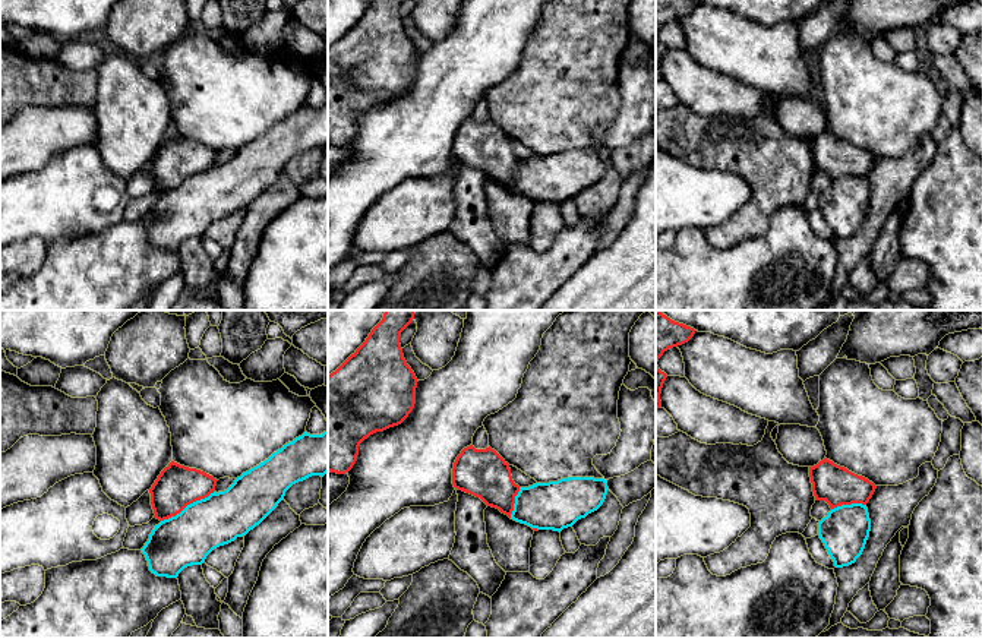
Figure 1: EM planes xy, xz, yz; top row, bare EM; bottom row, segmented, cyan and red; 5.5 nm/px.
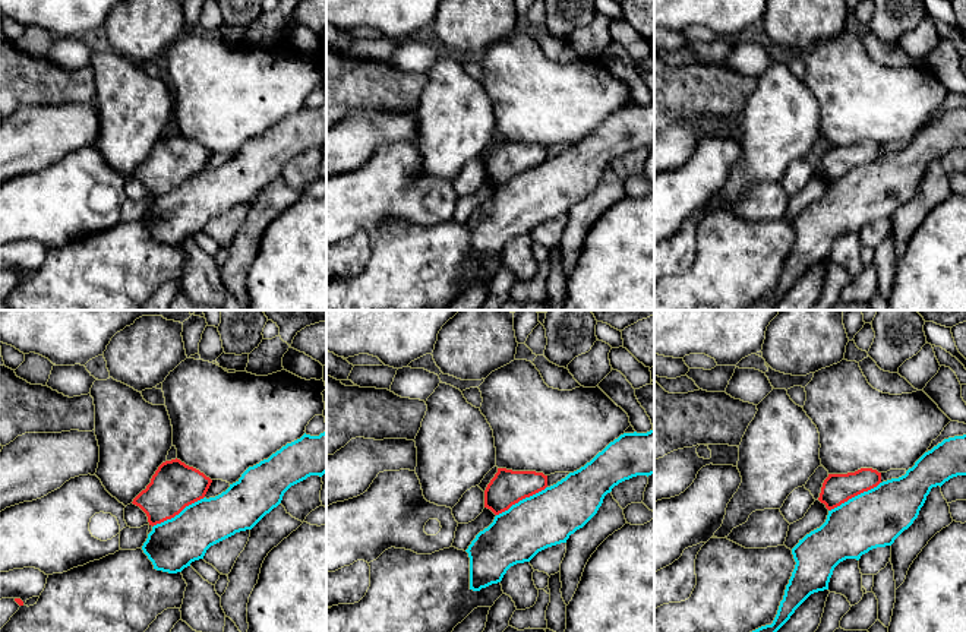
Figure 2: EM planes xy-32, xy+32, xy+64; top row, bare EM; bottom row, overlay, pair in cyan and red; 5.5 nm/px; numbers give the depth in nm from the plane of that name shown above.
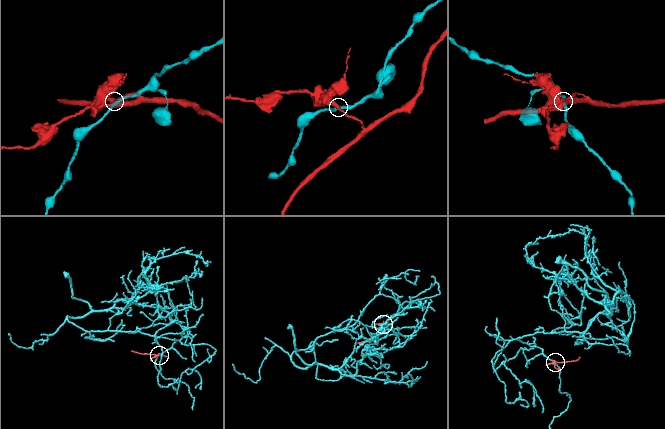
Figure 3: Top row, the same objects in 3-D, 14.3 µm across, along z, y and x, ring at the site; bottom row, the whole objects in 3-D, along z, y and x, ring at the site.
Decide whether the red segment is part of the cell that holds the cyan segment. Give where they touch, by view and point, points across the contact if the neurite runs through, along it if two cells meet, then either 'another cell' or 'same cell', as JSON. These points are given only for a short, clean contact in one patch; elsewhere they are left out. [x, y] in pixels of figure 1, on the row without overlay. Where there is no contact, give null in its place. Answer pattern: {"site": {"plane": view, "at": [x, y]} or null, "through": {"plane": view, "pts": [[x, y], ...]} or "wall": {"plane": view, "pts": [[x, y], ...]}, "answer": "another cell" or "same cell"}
{"site": {"plane": "xy", "at": [188, 177]}, "answer": "another cell"}

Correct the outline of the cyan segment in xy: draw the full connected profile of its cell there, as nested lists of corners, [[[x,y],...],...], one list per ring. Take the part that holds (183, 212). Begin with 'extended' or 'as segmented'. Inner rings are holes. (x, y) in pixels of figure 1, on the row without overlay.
as segmented | [[[328,102],[322,107],[304,104],[285,116],[259,138],[243,145],[224,164],[214,164],[208,170],[187,177],[180,186],[161,193],[140,221],[149,243],[157,249],[177,250],[192,237],[202,237],[217,219],[246,208],[259,198],[284,171],[285,164],[296,155],[312,148],[328,145]]]

